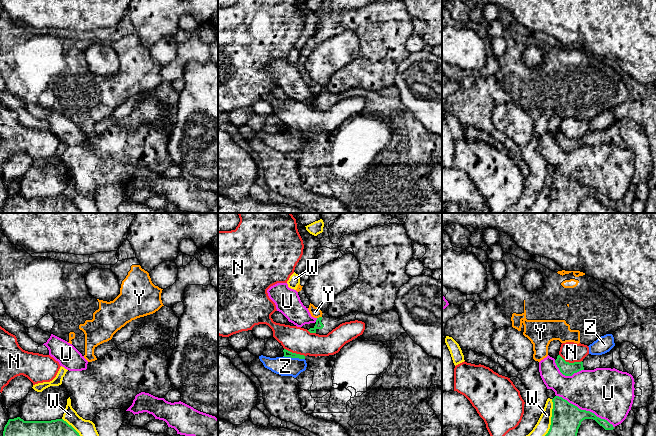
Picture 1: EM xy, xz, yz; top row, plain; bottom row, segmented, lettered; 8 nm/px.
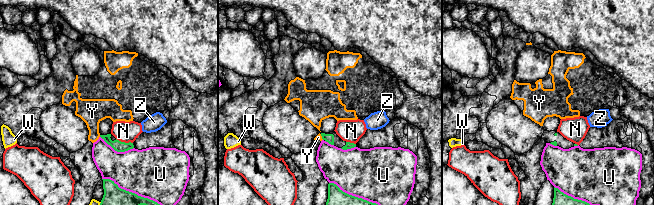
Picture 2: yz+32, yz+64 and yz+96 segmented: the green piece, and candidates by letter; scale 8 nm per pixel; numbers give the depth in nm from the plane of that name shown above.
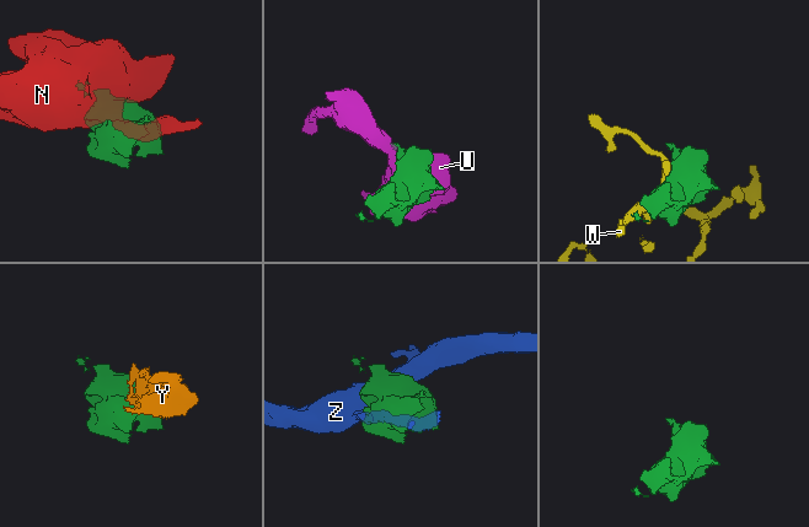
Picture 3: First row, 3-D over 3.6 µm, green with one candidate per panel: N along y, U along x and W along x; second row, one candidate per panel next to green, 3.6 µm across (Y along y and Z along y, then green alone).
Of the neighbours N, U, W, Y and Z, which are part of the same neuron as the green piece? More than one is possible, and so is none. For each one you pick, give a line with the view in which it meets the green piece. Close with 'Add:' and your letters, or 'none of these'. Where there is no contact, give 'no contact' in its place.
Add: none of these

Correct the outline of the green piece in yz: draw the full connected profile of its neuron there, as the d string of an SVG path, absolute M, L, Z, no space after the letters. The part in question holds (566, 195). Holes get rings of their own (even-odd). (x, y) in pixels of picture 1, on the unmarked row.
M555 172L552 178L551 201L544 213L577 213L581 198L585 195L595 196L605 206L614 205L607 196L597 193L590 187L579 185L562 173Z

